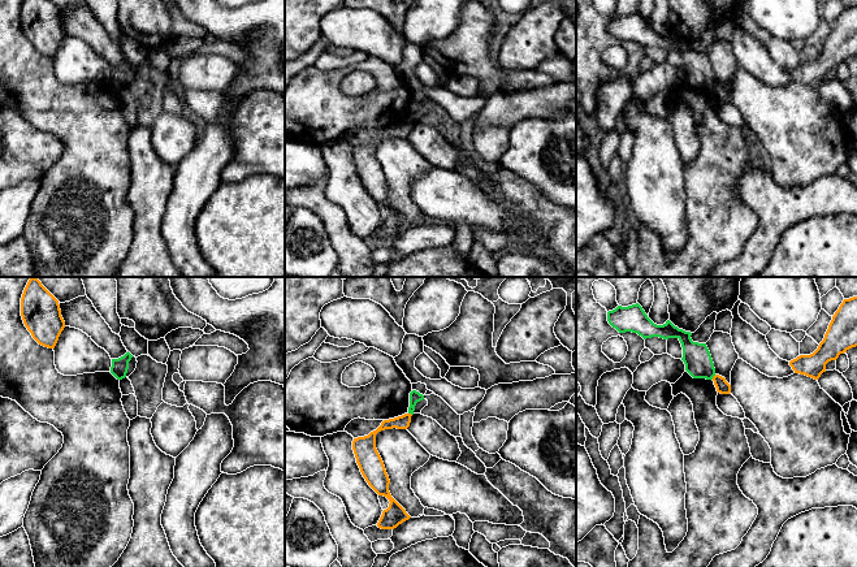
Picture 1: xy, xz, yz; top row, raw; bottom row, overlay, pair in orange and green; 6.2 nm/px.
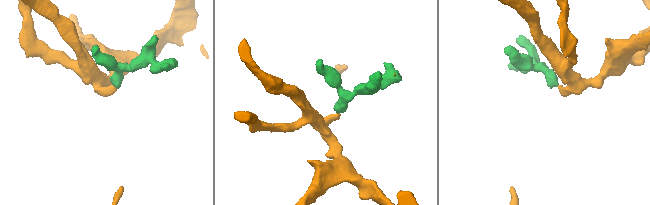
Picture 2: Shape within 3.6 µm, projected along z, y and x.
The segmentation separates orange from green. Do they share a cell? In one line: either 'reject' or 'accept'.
reject

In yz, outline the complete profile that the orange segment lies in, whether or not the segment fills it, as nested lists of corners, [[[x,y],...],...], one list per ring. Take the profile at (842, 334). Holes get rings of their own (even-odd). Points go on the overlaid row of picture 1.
[[[857,297],[844,299],[832,316],[818,349],[810,355],[800,355],[789,362],[795,373],[818,380],[826,364],[857,346]]]

